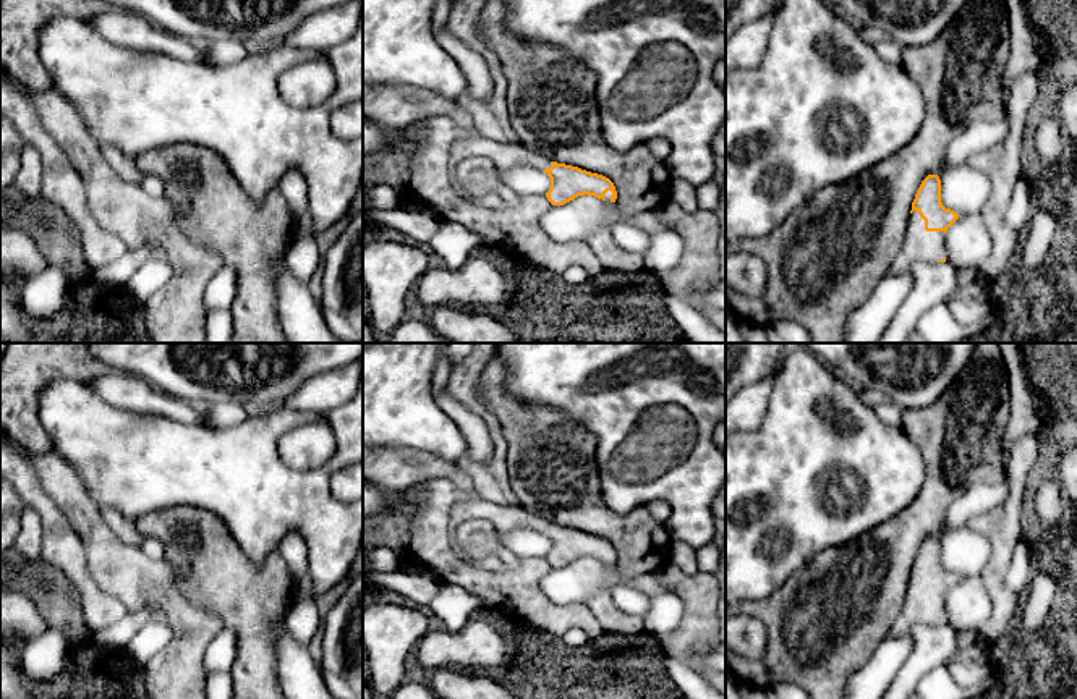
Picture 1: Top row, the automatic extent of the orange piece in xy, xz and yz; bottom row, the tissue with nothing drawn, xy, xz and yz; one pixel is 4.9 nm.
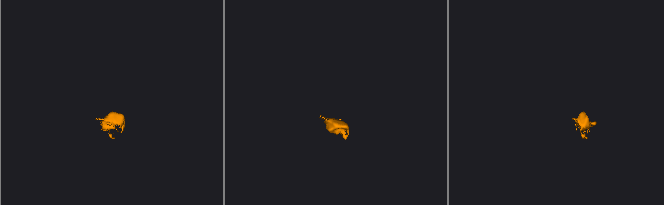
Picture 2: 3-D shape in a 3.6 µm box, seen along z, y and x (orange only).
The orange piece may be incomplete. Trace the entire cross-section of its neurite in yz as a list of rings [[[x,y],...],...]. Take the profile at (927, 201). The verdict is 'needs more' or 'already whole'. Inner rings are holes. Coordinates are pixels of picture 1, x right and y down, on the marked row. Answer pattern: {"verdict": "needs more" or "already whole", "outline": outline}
{"verdict": "needs more", "outline": [[[928,175],[915,194],[905,239],[888,273],[902,273],[915,261],[946,262],[944,233],[957,218],[941,202],[939,176]]]}

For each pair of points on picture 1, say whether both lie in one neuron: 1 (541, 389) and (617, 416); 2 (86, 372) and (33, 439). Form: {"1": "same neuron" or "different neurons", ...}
{"1": "same neuron", "2": "same neuron"}

